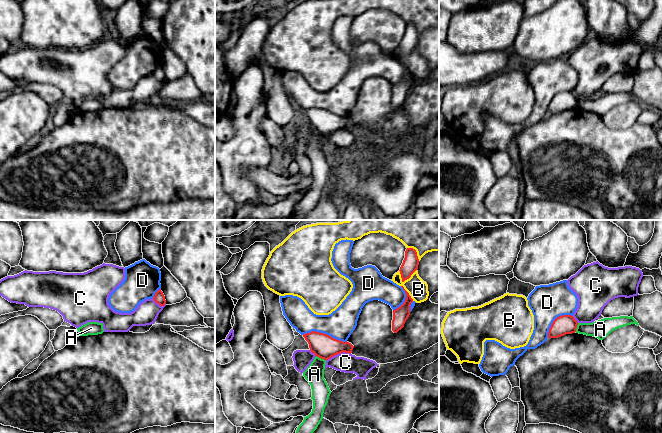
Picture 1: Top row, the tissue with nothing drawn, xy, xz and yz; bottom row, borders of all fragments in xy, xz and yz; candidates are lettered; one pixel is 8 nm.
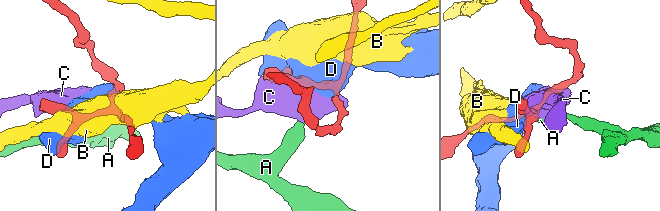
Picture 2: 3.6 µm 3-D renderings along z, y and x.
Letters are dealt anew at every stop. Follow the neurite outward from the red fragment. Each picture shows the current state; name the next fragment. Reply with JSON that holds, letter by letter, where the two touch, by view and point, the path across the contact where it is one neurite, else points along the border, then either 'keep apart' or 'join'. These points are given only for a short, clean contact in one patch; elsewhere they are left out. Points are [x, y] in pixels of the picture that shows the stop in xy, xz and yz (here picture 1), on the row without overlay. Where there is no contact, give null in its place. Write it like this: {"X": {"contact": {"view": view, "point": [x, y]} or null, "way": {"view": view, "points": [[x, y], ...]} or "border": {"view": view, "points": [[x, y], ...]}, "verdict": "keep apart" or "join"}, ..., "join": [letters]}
{"A": {"contact": {"view": "xz", "point": [321, 134]}, "border": {"view": "xz", "points": [[316, 131], [325, 136]]}, "verdict": "keep apart"}, "B": {"contact": {"view": "xz", "point": [409, 53]}, "verdict": "keep apart"}, "C": {"contact": {"view": "xz", "point": [338, 129]}, "verdict": "keep apart"}, "D": {"contact": {"view": "xz", "point": [323, 109]}, "verdict": "keep apart"}, "join": []}

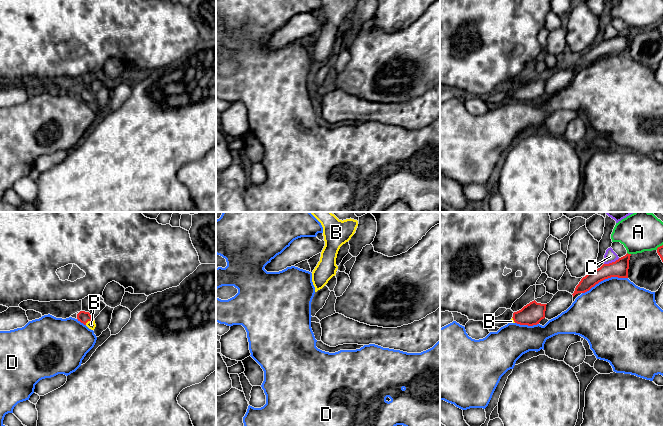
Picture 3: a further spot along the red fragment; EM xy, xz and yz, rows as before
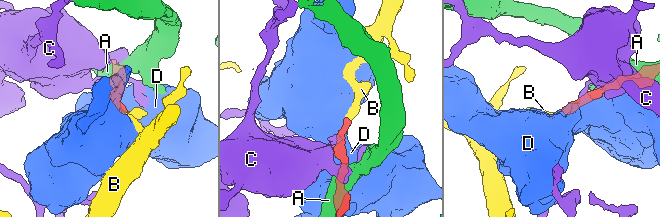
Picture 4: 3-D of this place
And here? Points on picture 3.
{"A": {"contact": {"view": "yz", "point": [629, 30]}, "verdict": "keep apart"}, "B": {"contact": {"view": "xy", "point": [89, 96]}, "way": {"view": "xy", "points": [[82, 92], [89, 96], [91, 100]]}, "verdict": "join"}, "C": {"contact": {"view": "yz", "point": [612, 38]}, "verdict": "keep apart"}, "D": {"contact": {"view": "yz", "point": [604, 55]}, "verdict": "keep apart"}, "join": ["B"]}

